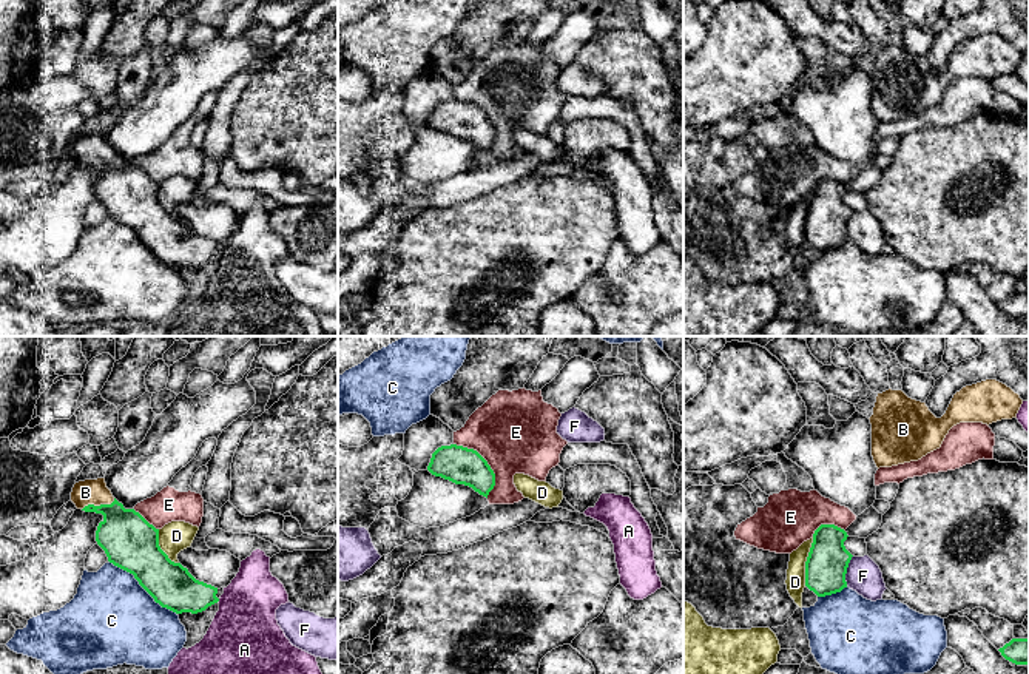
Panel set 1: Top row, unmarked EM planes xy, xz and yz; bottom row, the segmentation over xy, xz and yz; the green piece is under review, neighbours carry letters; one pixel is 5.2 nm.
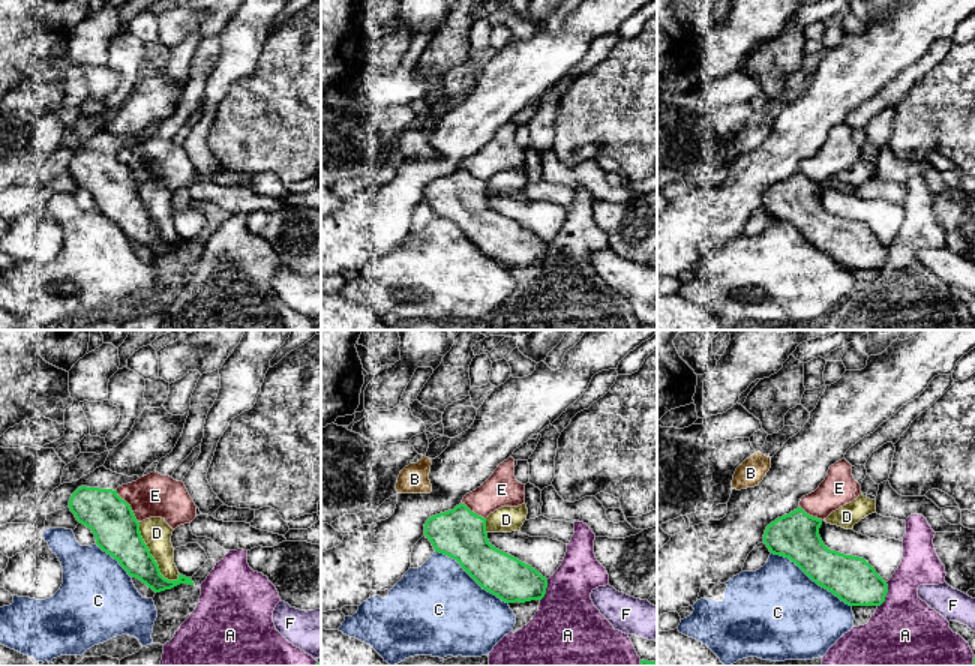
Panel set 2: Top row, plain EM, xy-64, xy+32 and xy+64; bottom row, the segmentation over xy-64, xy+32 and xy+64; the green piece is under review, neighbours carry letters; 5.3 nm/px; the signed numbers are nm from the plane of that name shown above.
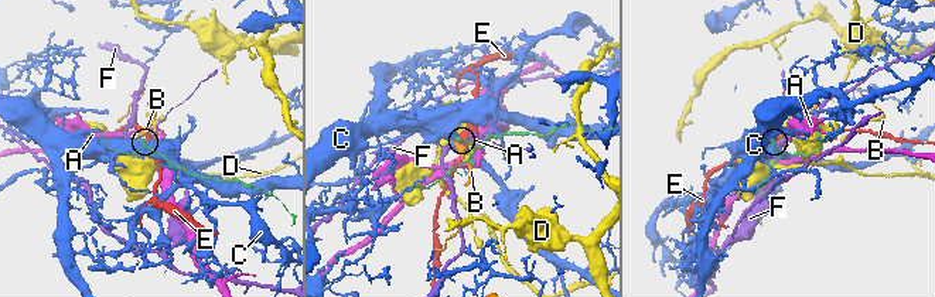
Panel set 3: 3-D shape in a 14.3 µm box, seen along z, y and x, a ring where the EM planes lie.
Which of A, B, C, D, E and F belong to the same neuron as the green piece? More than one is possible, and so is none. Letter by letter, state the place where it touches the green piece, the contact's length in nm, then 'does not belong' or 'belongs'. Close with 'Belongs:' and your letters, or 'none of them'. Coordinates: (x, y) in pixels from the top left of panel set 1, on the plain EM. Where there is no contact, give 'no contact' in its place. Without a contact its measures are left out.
A: contact xy (218, 255); length 30 nm; does not belong
B: contact xy (97, 161); length 190 nm; belongs
C: contact xy (141, 239); length 460 nm; does not belong
D: contact yz (806, 216); length 260 nm; does not belong
E: contact xz (486, 117); length 340 nm; does not belong
F: contact yz (846, 225); length 170 nm; does not belong
Belongs: B

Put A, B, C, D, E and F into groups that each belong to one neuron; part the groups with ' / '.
A / B / C / D / E / F

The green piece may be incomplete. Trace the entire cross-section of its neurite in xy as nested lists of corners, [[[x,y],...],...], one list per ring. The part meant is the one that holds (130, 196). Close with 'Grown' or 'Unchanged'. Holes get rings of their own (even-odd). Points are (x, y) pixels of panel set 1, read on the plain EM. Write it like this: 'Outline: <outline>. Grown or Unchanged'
Outline: [[[105,133],[76,137],[71,156],[77,163],[103,170],[96,185],[97,199],[105,205],[110,217],[133,228],[139,239],[162,262],[176,268],[197,268],[219,256],[216,251],[218,242],[196,234],[180,217],[171,216],[159,201],[159,184],[134,163],[125,163],[106,142]]]. Grown

